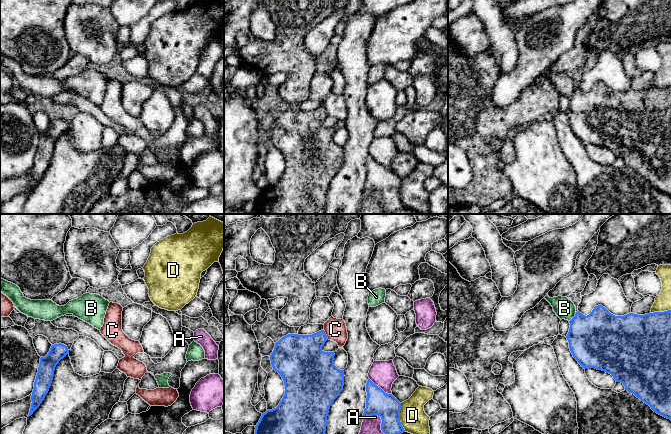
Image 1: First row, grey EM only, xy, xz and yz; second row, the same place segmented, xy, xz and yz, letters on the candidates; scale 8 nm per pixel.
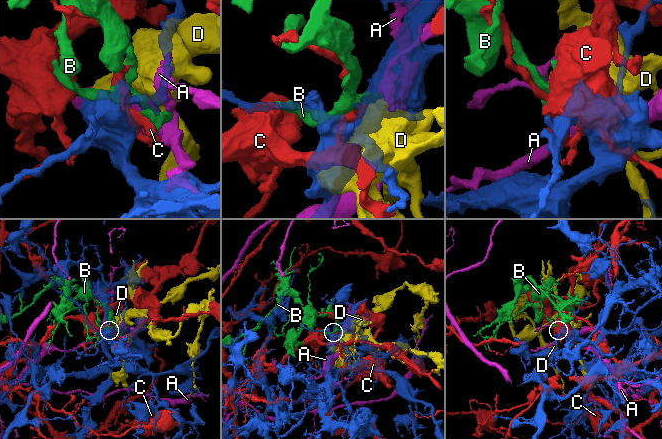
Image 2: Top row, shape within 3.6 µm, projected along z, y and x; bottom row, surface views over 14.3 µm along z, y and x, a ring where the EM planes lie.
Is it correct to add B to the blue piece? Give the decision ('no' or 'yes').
yes

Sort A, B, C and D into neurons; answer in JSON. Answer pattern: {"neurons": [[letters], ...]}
{"neurons": [["A"], ["B"], ["C"], ["D"]]}

